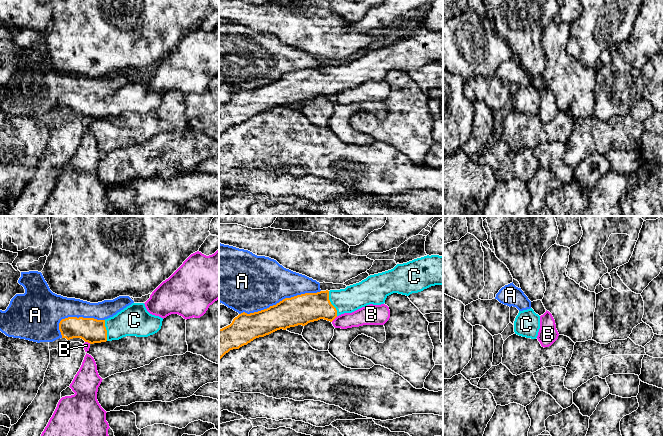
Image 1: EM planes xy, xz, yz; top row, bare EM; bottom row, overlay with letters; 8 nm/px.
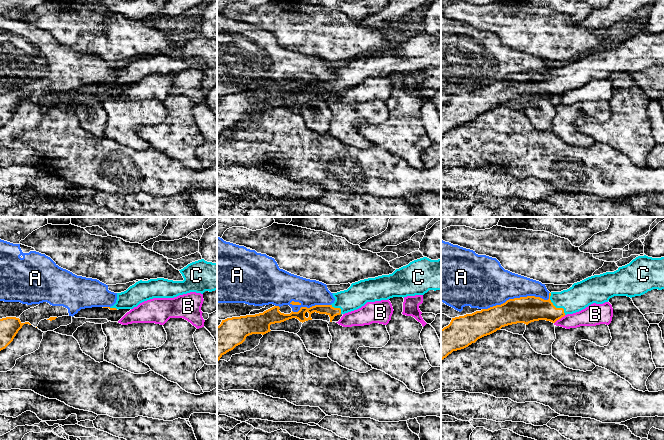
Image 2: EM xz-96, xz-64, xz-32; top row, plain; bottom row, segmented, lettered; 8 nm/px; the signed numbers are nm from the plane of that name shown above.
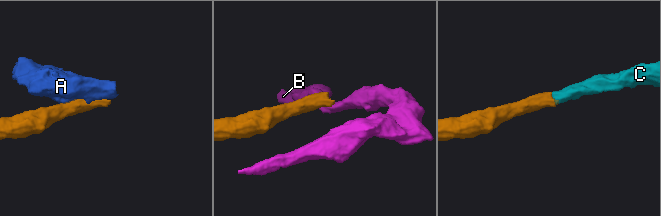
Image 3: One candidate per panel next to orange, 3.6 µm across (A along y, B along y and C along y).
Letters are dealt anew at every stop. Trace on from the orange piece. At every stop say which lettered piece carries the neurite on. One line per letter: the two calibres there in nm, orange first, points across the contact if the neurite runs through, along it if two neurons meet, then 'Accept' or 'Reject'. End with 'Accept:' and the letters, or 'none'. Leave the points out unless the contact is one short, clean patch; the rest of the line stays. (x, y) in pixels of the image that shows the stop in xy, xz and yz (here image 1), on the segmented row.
A: Thickness 240 nm (orange) against 440 nm. Reject
B: Thickness 240 nm (orange) against 140 nm. Boundary: xz (337, 316), (331, 321). Reject
C: Thickness 240 nm (orange) against 200 nm. Path across: xz (302, 309), (330, 303), (349, 300), (353, 297). Accept
Accept: C

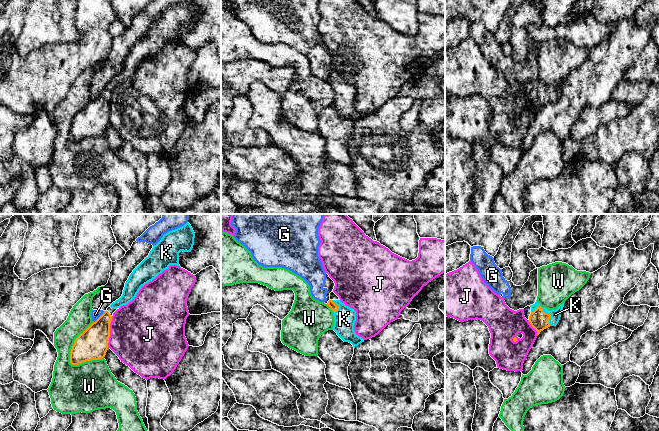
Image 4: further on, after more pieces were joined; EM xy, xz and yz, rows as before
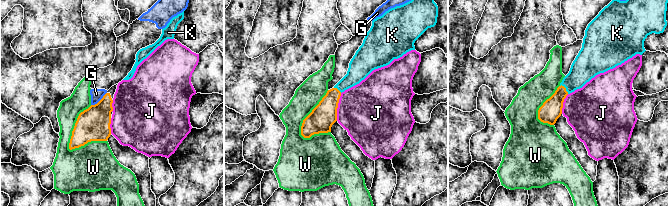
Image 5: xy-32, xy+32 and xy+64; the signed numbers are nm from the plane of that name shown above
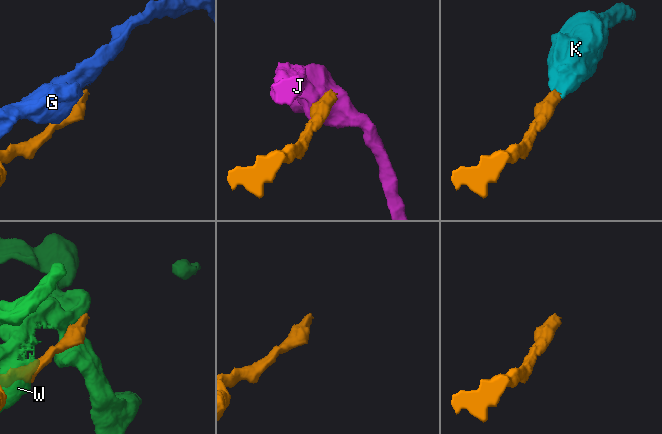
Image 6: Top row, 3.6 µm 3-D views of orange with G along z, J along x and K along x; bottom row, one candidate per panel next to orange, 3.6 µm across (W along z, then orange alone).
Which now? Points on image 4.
G: Thickness 240 nm (orange) against 80 nm. Boundary: xy (104, 311), (93, 322). Reject
J: Thickness 240 nm (orange) against 500 nm. Reject
K: Thickness 160 nm (orange) against 80 nm. Path across: yz (539, 320), (546, 313), (555, 314). Accept
W: Thickness 240 nm (orange) against 190 nm. Reject
Accept: K

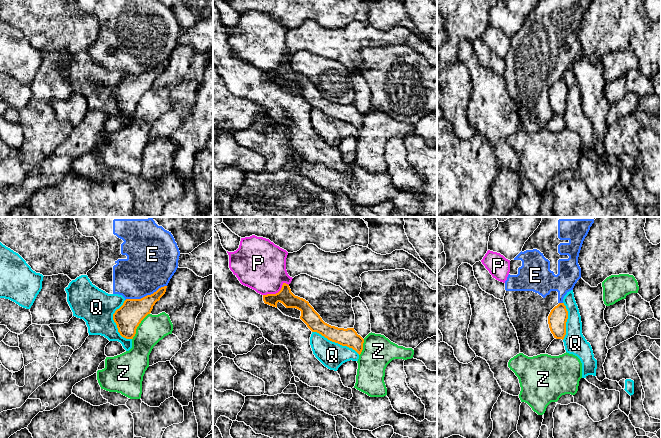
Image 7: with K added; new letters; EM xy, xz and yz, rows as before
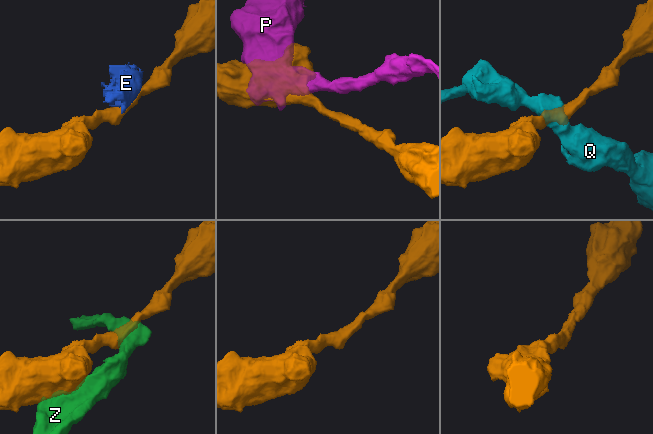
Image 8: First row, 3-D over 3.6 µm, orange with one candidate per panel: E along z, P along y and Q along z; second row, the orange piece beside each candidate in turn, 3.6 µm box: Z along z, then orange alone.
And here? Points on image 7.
E: Thickness 200 nm (orange) against 380 nm. Reject
P: Thickness 120 nm (orange) against 400 nm. Reject
Q: Thickness 200 nm (orange) against 280 nm. Reject
Z: Thickness 200 nm (orange) against 220 nm. Reject
Accept: none

